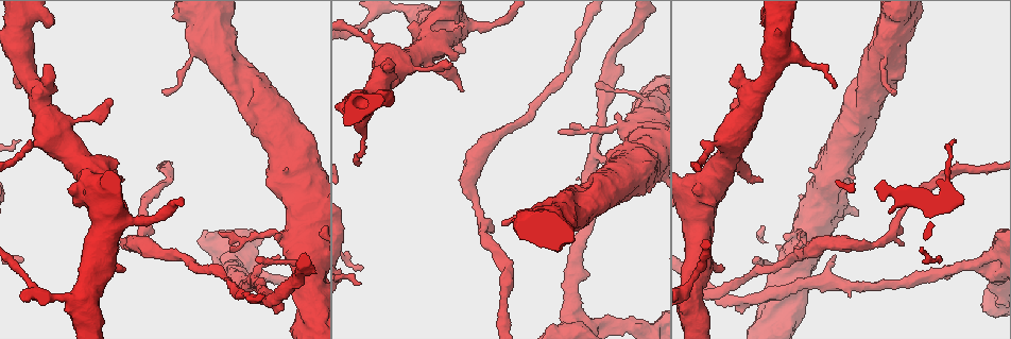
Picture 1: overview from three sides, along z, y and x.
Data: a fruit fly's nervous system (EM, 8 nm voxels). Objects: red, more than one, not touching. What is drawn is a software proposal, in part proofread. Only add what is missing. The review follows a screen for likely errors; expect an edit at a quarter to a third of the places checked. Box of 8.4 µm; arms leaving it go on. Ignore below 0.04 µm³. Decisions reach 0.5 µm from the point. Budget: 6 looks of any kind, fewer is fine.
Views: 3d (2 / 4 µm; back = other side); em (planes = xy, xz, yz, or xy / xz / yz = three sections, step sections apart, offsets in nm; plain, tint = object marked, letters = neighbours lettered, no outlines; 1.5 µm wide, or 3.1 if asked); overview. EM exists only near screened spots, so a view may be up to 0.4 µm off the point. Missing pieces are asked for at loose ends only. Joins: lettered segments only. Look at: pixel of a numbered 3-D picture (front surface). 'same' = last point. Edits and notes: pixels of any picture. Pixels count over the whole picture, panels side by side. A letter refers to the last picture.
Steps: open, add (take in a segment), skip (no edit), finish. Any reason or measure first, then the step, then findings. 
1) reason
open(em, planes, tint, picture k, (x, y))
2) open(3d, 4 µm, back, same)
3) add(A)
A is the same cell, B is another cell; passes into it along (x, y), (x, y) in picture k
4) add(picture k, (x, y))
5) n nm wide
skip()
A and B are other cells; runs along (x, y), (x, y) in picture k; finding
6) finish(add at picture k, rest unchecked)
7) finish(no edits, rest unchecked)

free end
open(em, planes, letters, picture 1, (902, 245))

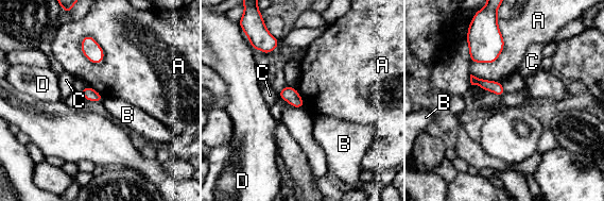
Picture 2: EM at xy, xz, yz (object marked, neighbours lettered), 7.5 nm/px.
A touches over 260 nm
skip()
A, B, C and D are other cells; none of them fits

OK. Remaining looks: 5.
open(em, planes, letters, picture 1, (804, 233))

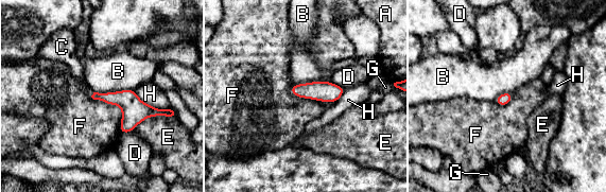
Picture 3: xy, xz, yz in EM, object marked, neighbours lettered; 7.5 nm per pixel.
add(C)
C is the same cell, A, B, D, E, F, G and H are other cells; passes into it along (125, 99), (93, 93), (75, 66) in picture 3; the neuron continues

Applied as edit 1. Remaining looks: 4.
finish(add at picture 3, rest unchecked)

